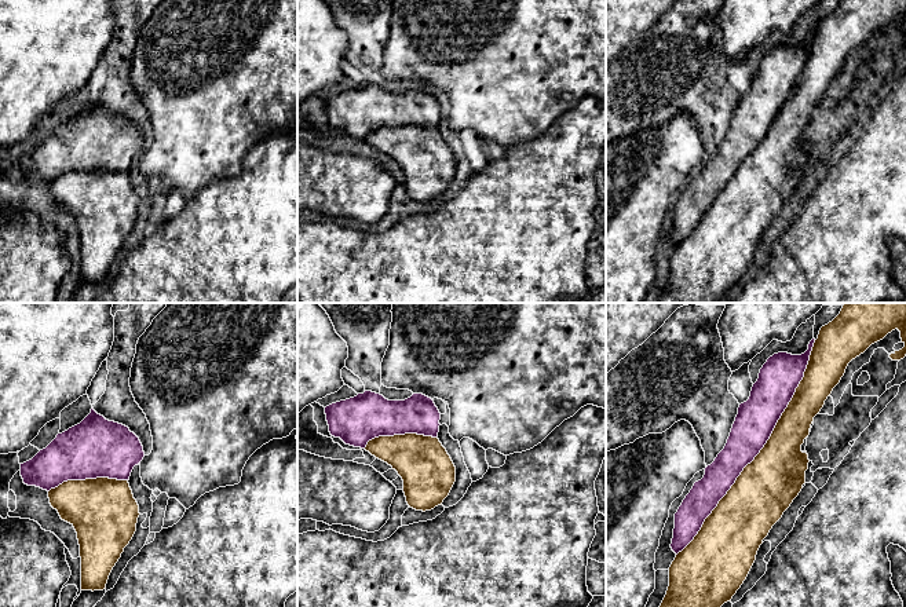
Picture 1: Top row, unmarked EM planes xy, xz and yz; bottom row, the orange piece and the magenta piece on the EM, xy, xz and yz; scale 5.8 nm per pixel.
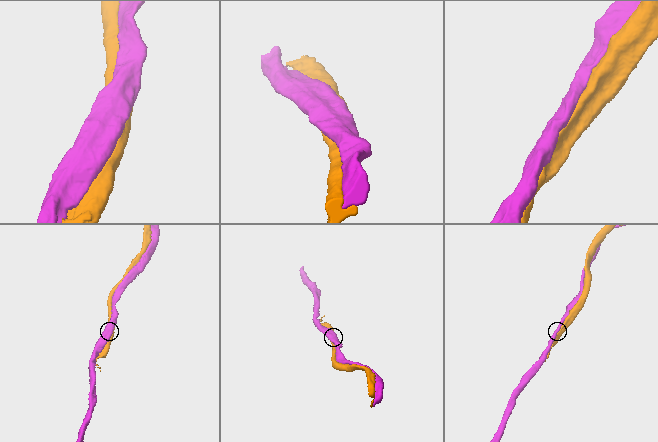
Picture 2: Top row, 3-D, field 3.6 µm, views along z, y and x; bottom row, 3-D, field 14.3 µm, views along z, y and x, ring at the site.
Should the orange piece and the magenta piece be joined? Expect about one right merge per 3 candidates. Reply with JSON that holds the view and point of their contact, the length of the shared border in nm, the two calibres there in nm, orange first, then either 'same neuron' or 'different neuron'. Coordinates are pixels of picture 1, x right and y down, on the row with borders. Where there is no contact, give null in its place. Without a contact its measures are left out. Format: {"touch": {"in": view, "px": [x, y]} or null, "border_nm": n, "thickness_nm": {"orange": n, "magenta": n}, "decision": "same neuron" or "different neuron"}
{"touch": {"in": "yz", "px": [763, 448]}, "border_nm": 1500, "thickness_nm": {"orange": 340, "magenta": 240}, "decision": "different neuron"}

